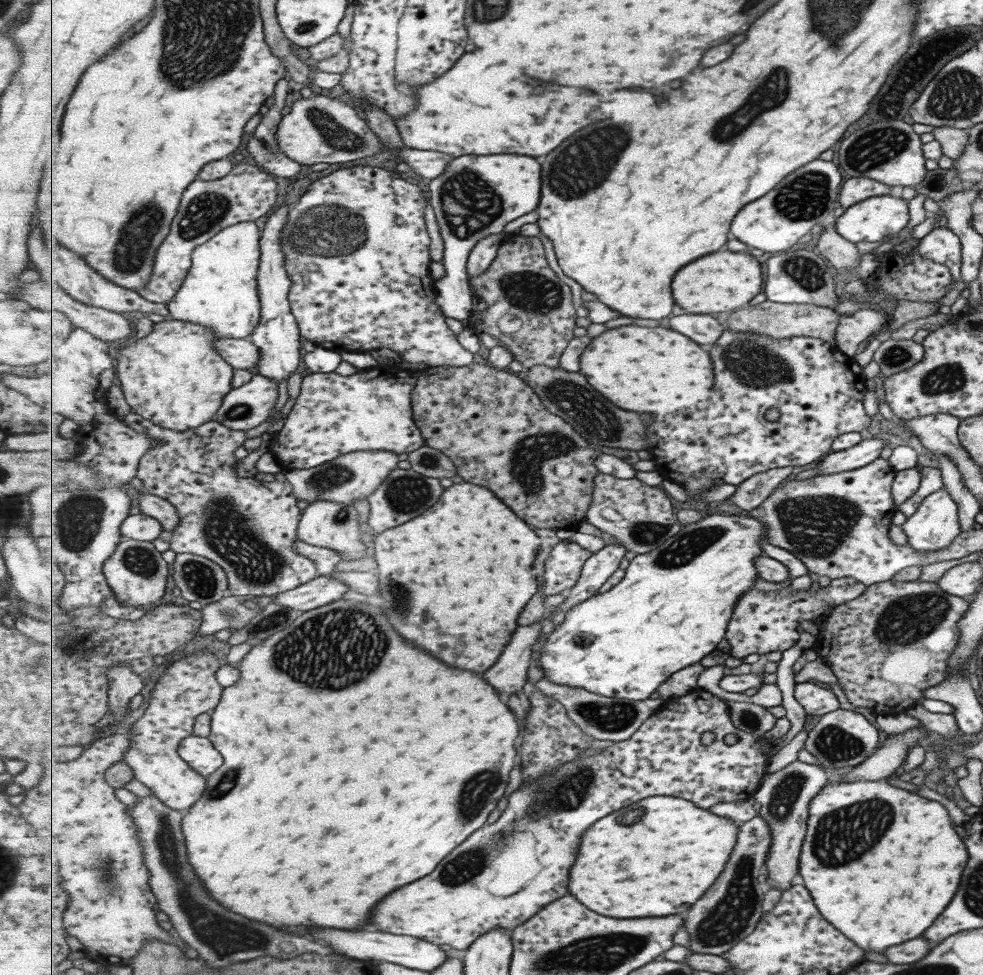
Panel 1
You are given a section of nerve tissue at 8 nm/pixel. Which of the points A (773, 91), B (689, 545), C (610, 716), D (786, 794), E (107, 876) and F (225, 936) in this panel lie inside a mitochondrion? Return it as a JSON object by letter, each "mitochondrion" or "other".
{"A":"mitochondrion","B":"mitochondrion","C":"mitochondrion","D":"mitochondrion","E":"mitochondrion","F":"mitochondrion"}

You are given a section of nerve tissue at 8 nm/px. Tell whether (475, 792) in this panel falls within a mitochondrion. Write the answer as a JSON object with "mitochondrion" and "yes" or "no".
{"mitochondrion":"yes"}

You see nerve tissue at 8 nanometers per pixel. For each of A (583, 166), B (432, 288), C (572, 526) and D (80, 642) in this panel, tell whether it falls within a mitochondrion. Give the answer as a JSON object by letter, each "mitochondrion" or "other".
{"A":"mitochondrion","B":"other","C":"other","D":"other"}

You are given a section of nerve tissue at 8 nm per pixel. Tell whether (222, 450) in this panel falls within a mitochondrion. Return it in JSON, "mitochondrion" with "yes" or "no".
{"mitochondrion":"no"}

